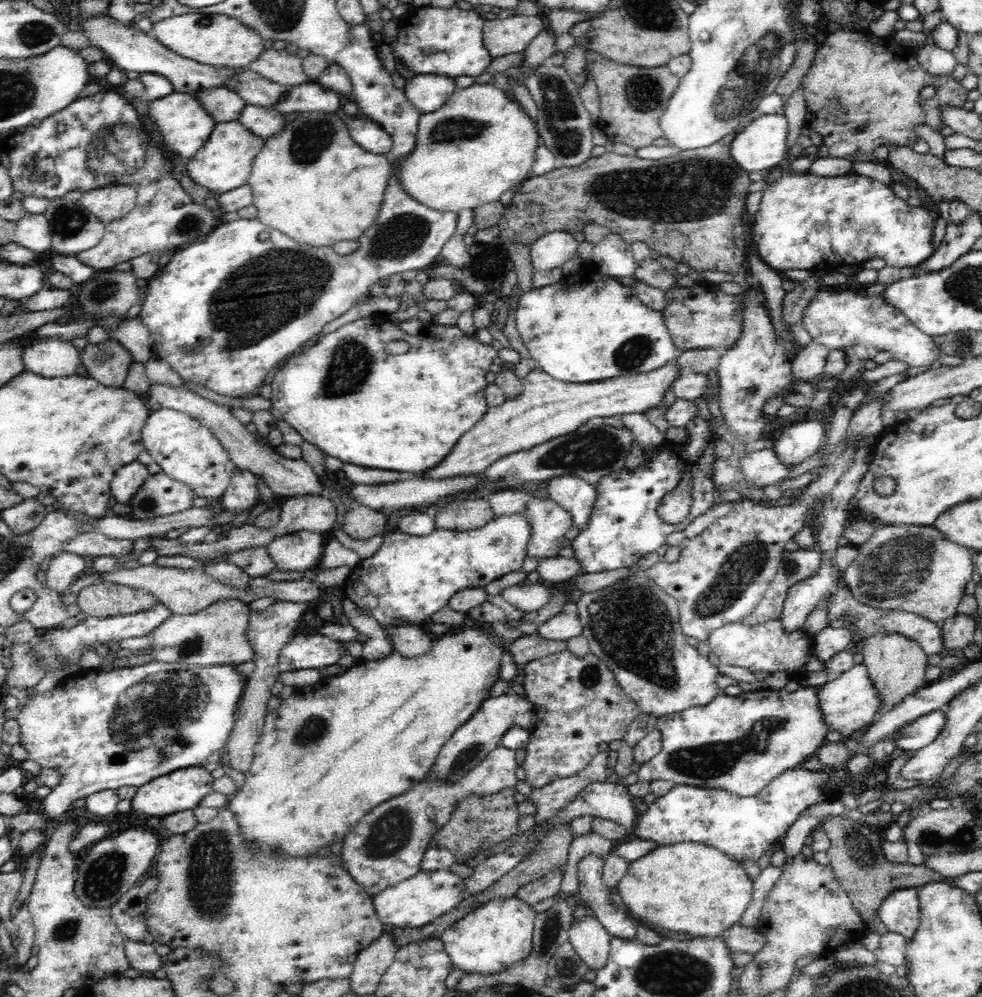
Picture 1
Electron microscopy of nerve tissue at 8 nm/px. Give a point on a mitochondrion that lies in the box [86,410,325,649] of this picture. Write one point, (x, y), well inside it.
(147, 503)

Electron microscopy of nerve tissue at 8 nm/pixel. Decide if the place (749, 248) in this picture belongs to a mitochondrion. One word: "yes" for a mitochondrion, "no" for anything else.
no

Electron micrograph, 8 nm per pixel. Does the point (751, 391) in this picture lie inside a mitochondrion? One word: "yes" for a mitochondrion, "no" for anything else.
yes

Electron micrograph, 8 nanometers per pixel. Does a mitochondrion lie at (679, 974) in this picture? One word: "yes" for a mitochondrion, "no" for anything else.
yes

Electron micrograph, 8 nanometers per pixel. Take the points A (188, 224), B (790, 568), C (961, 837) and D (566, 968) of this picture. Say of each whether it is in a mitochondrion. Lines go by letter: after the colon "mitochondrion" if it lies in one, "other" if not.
A: mitochondrion
B: mitochondrion
C: mitochondrion
D: mitochondrion

